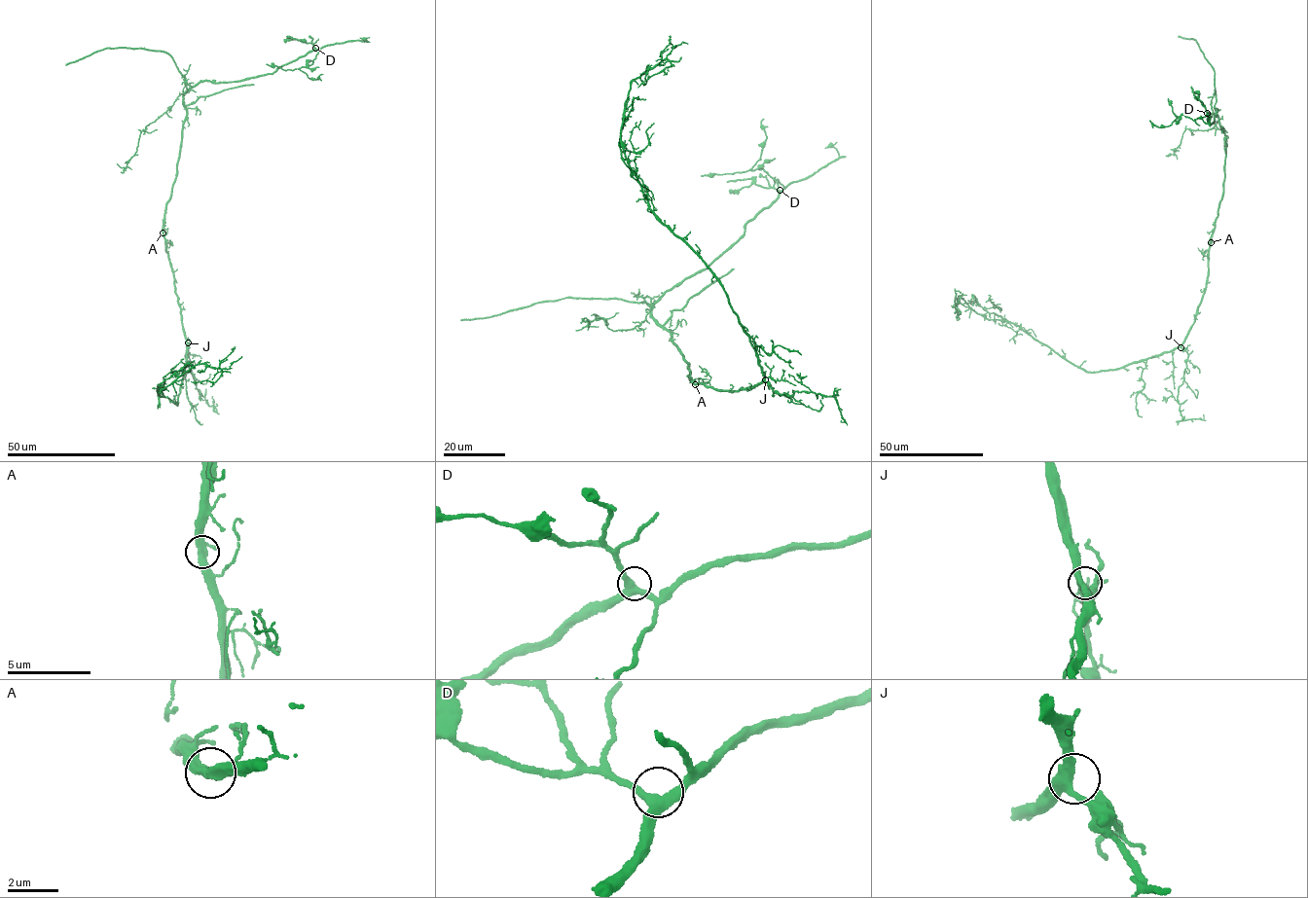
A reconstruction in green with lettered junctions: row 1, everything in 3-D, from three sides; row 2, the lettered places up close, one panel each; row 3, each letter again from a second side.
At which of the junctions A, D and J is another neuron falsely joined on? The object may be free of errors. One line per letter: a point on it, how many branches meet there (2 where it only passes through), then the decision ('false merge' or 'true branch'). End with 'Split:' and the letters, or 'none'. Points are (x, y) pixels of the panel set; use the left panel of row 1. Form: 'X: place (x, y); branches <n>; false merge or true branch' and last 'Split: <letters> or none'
A: place (163, 233); branches 3; true branch
D: place (315, 48); branches 3; true branch
J: place (188, 342); branches 3; true branch
Split: none

